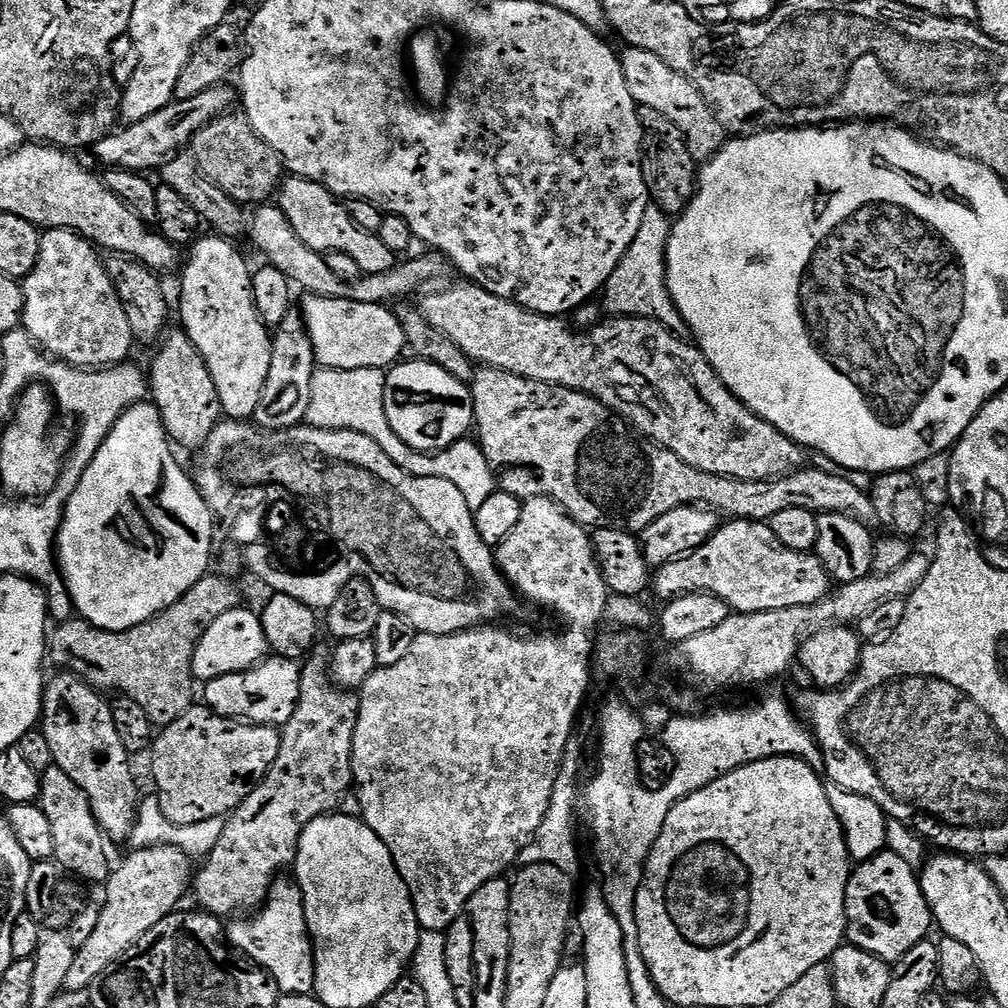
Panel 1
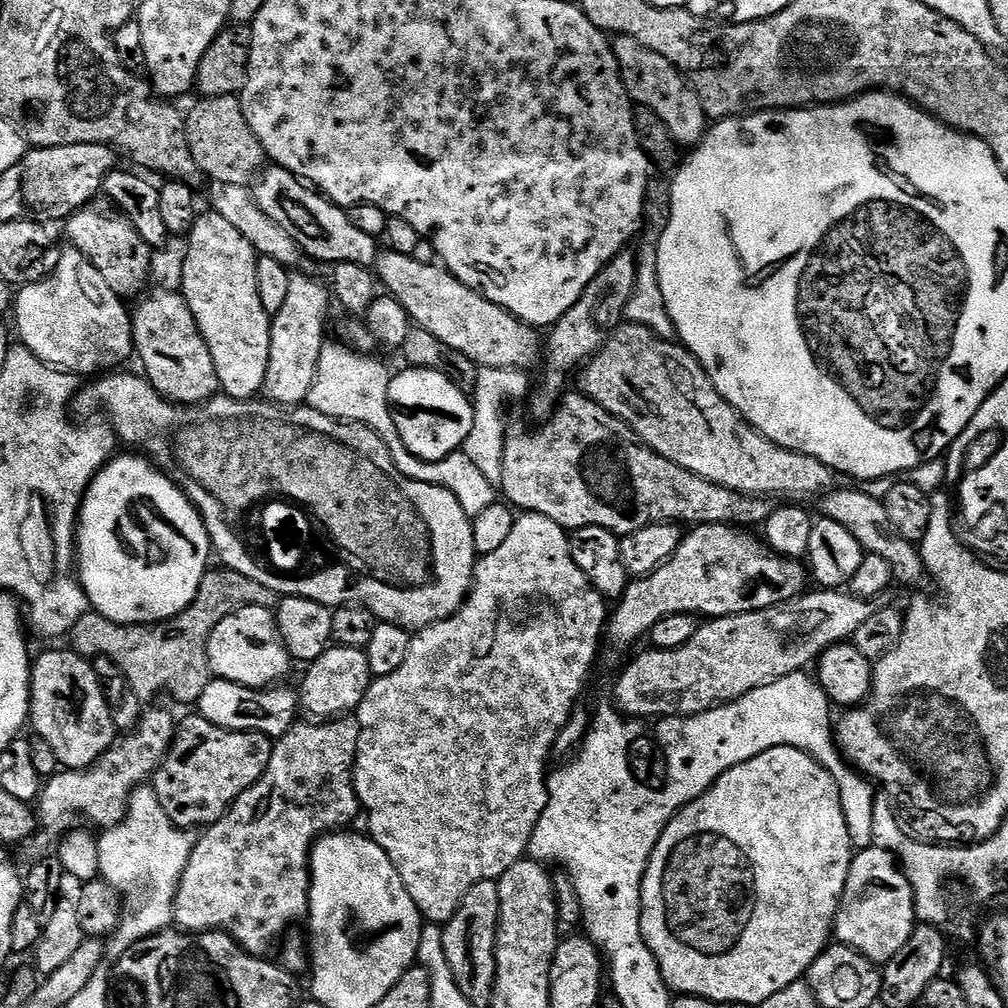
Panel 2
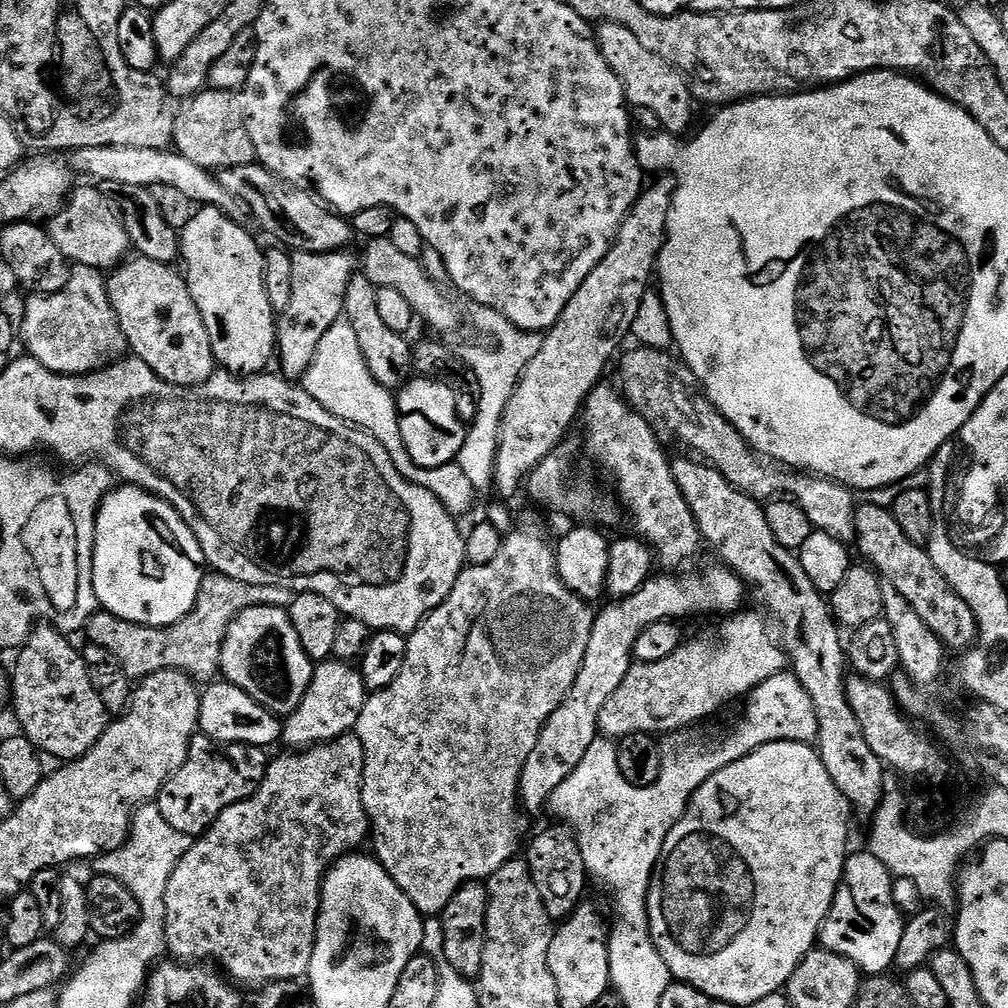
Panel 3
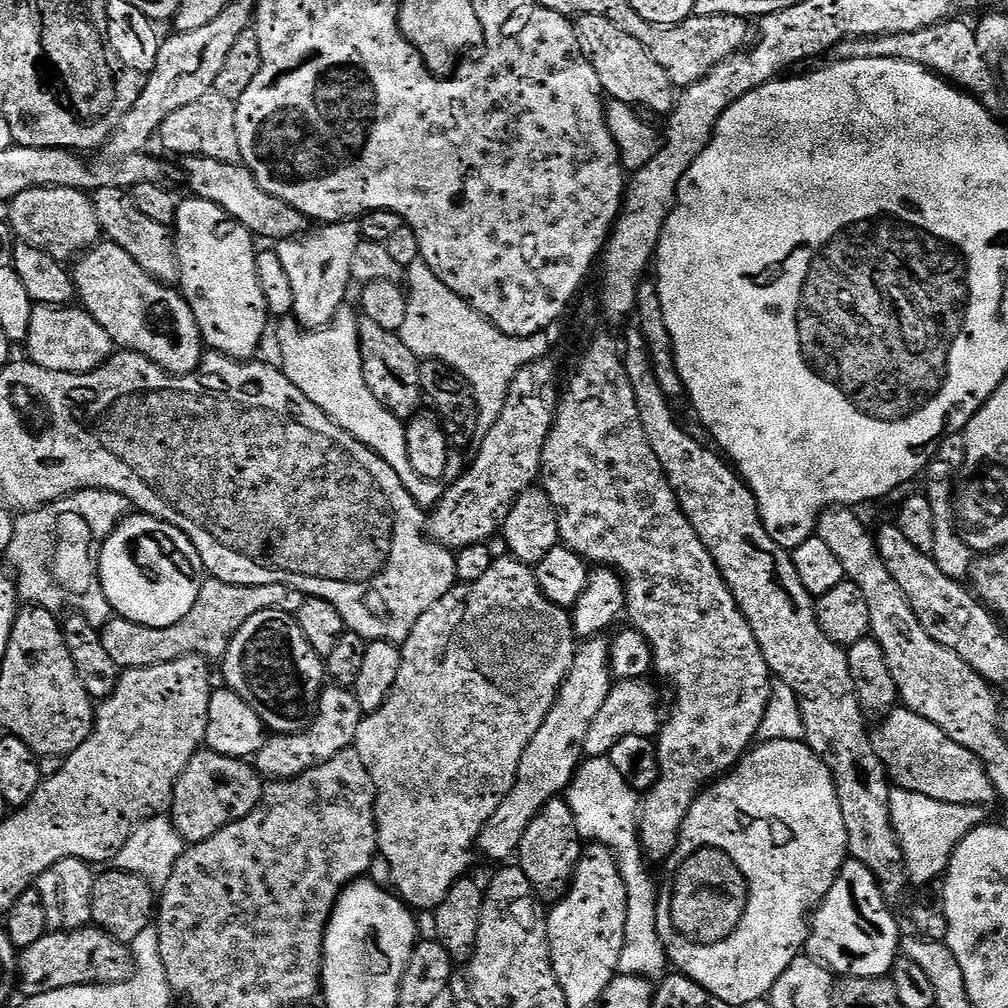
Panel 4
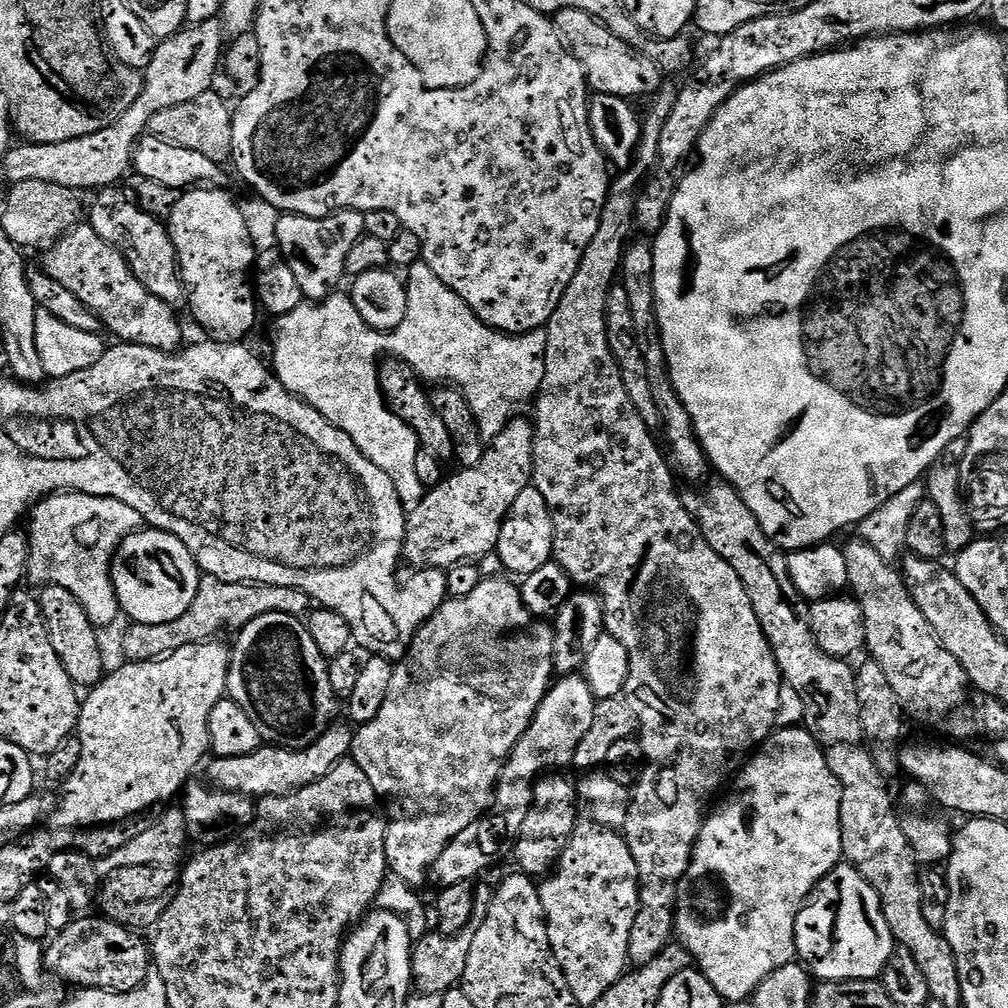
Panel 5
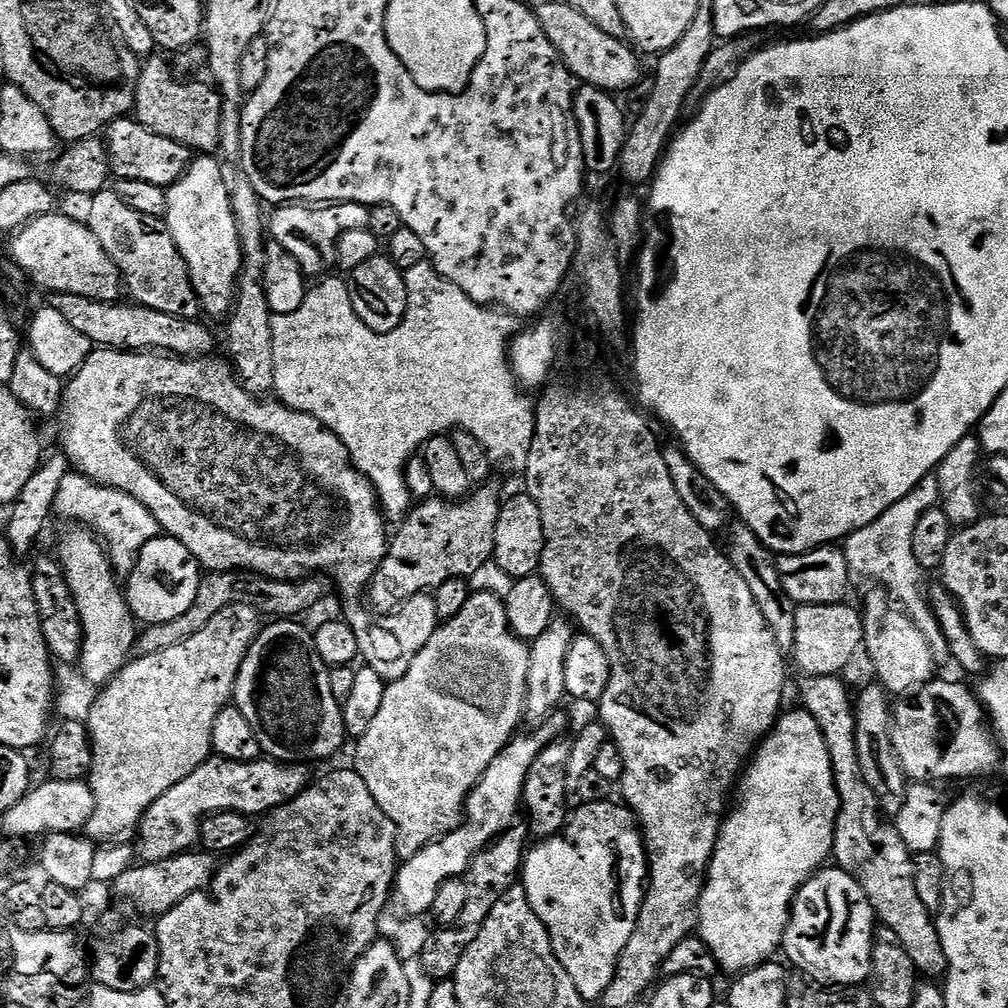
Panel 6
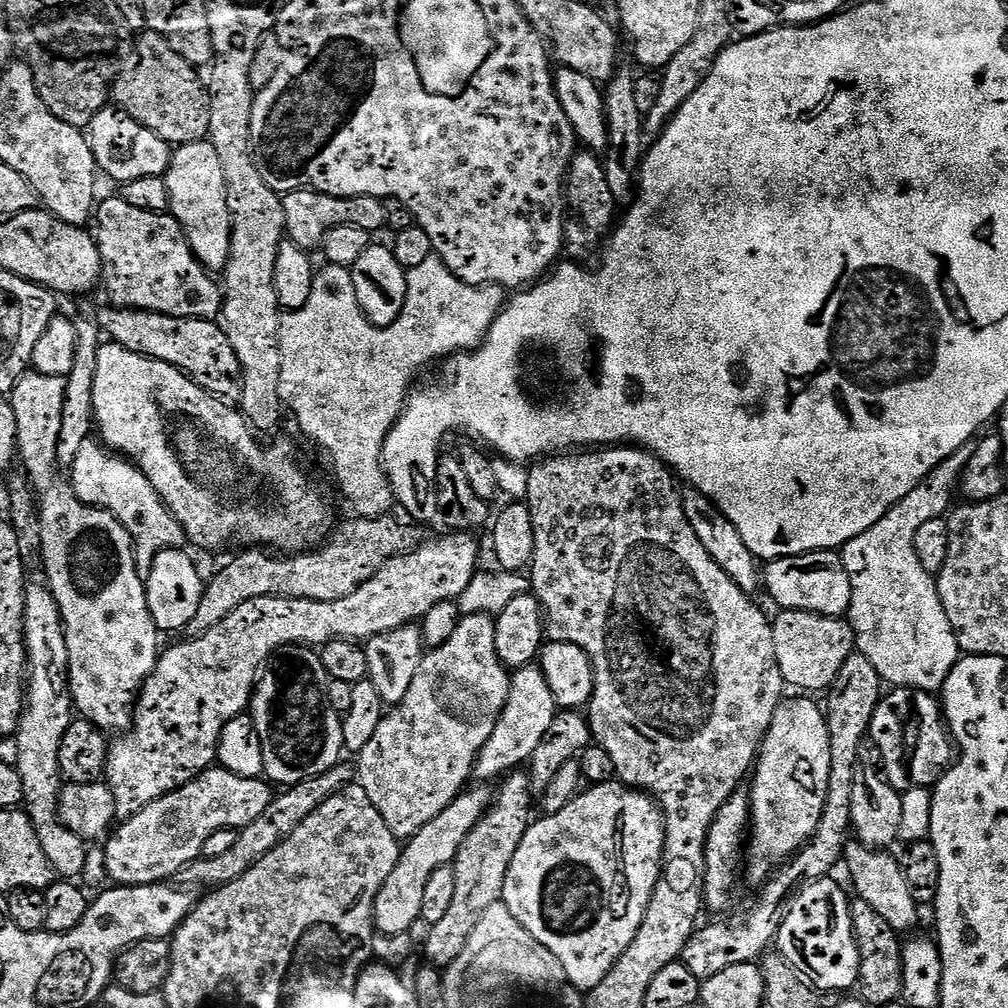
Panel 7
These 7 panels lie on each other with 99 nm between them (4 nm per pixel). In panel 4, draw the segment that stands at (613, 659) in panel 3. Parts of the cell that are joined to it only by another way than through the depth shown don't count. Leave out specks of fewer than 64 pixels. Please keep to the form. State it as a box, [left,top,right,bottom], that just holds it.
[475,635,614,862]

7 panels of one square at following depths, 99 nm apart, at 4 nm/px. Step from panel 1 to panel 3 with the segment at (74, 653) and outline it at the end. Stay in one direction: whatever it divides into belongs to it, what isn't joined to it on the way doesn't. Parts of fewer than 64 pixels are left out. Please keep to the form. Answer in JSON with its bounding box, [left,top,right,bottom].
[86,570,293,682]

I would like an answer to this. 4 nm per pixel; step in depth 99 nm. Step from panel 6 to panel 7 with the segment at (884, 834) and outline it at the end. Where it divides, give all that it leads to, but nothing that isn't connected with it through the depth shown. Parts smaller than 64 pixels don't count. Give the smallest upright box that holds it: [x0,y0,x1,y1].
[842,842,918,934]

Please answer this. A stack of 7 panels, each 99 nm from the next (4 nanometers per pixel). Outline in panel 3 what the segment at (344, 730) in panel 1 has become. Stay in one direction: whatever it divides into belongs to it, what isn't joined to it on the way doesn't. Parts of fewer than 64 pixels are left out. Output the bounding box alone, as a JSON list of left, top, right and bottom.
[166,734,370,986]

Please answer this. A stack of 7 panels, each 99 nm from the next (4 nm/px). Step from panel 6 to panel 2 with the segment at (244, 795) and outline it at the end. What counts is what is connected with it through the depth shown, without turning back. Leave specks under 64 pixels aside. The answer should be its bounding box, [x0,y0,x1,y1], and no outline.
[298,646,374,722]

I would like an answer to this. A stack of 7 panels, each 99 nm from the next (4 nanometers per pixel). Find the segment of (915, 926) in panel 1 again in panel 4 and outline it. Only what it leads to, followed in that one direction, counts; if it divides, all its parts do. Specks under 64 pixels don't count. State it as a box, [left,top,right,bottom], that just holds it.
[806,858,902,978]

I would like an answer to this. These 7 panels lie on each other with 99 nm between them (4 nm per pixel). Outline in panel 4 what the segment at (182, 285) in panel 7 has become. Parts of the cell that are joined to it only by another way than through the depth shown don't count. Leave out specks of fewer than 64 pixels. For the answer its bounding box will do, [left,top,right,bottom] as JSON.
[94,188,180,285]

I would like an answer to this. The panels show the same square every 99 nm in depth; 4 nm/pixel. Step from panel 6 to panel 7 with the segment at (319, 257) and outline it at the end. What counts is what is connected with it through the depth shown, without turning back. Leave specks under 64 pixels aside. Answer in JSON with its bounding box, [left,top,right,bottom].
[280,190,385,250]

